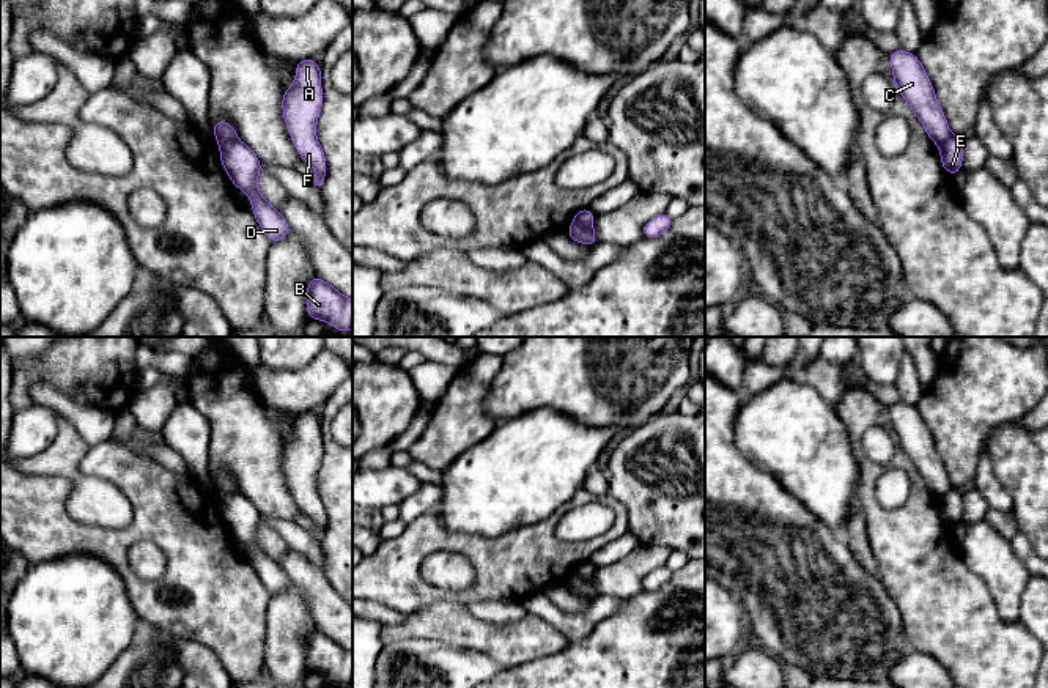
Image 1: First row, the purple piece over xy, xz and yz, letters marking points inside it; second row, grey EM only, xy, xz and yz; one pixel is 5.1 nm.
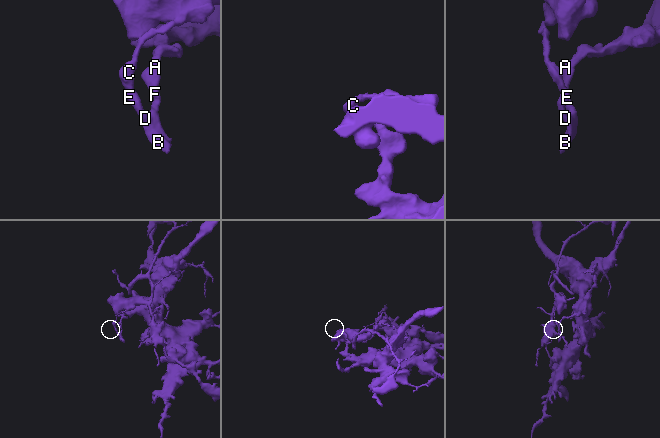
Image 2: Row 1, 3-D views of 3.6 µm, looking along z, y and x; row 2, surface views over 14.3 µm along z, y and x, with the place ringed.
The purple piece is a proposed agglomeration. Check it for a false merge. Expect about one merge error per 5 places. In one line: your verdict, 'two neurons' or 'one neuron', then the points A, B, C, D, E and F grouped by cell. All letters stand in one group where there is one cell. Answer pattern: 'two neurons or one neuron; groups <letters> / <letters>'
two neurons; groups A B D E F / C

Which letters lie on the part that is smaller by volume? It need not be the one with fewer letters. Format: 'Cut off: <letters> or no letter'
Cut off: C

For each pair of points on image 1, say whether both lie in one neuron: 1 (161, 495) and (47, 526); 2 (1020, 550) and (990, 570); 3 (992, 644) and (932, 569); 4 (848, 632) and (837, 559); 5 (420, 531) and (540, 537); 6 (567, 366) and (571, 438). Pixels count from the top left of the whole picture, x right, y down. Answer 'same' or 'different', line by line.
1: same
2: different
3: same
4: same
5: same
6: different

